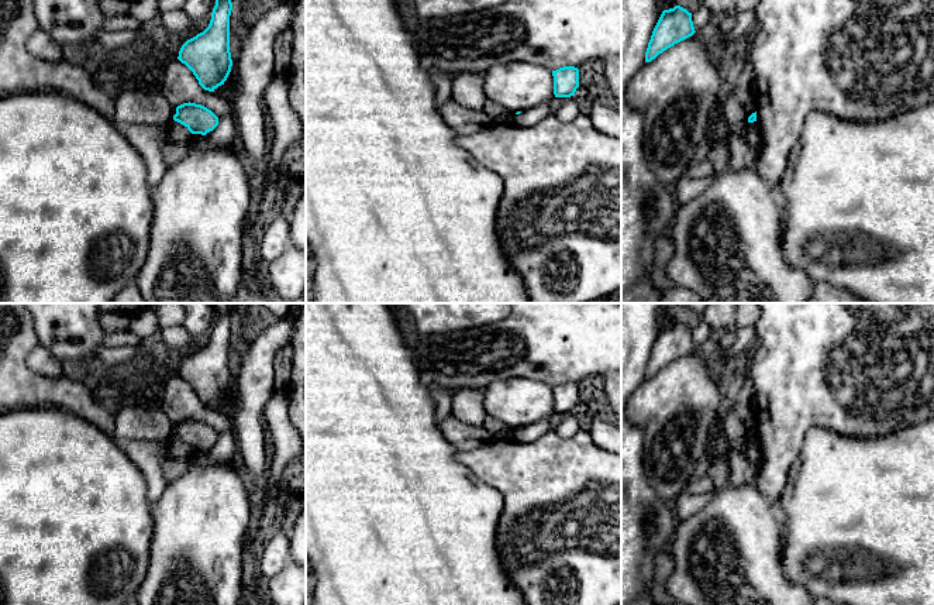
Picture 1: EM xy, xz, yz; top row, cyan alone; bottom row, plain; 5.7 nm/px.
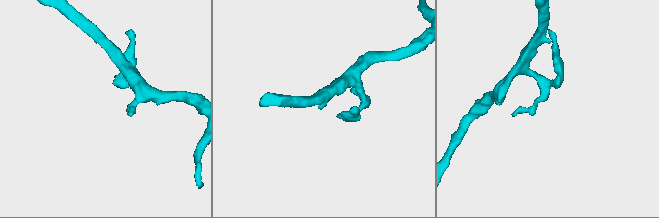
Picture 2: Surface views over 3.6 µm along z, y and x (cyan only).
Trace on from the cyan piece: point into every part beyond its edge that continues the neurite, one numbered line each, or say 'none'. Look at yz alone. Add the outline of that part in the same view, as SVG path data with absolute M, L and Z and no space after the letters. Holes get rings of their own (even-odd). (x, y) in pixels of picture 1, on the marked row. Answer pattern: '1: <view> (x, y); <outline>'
none

